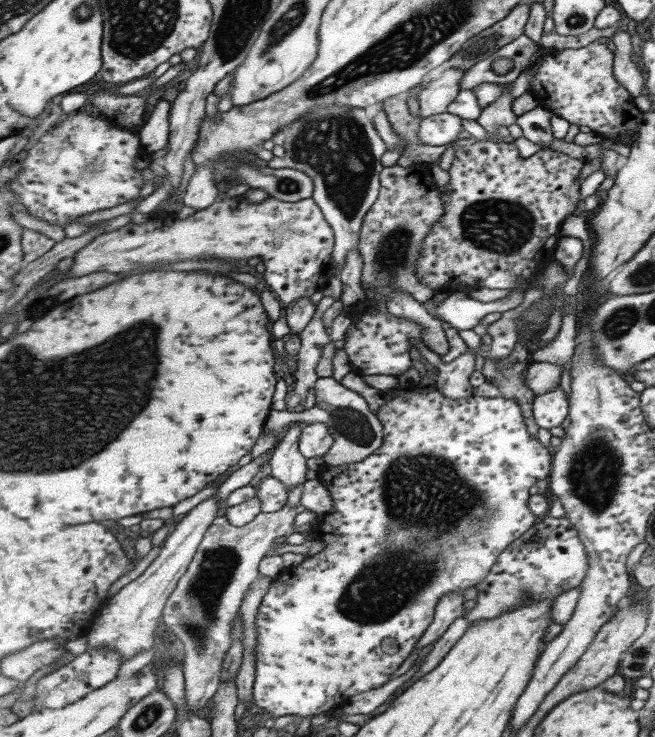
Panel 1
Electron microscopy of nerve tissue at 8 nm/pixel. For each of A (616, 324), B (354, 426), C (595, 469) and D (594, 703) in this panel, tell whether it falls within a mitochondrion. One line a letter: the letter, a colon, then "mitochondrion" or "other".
A: mitochondrion
B: mitochondrion
C: mitochondrion
D: other

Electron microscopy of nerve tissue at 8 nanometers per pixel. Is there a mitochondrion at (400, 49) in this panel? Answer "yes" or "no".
yes

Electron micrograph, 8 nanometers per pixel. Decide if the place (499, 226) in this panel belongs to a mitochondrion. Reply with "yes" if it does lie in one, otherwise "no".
yes

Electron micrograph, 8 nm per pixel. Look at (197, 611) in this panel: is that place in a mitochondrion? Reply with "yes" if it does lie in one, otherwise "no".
yes

